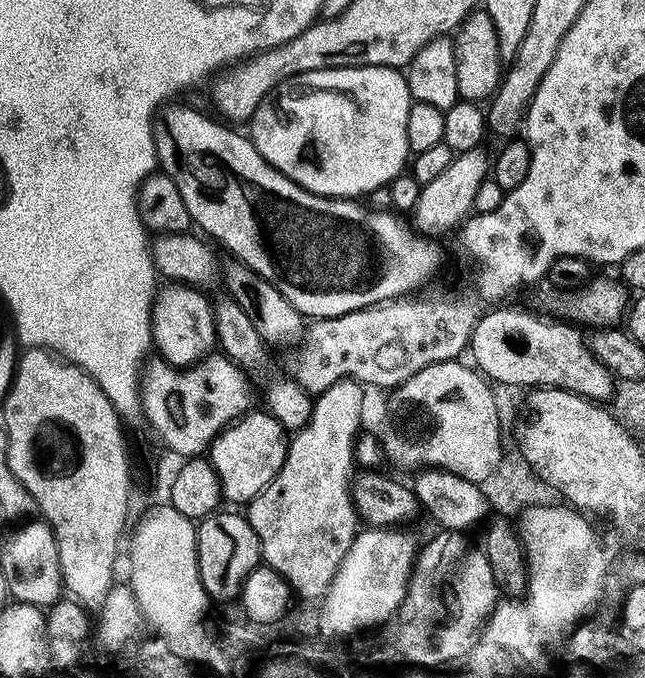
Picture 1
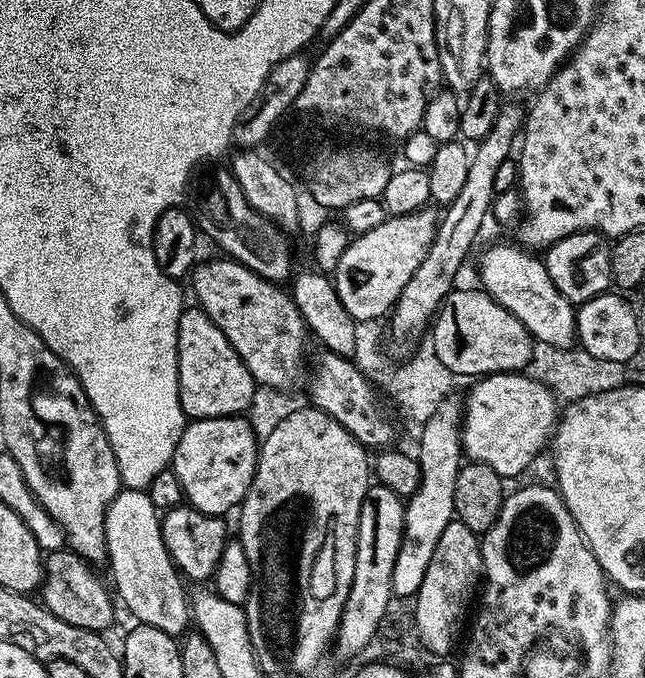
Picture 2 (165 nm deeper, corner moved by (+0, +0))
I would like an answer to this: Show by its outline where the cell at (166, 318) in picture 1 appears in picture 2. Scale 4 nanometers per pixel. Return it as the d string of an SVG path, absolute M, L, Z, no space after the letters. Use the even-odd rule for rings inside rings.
M185 307L178 322L178 390L180 391L180 405L185 417L192 420L205 420L206 418L218 418L219 416L238 416L247 413L251 404L251 396L258 387L253 380L250 370L242 362L242 358L230 346L226 334L210 322L208 315L200 311L199 307Z

